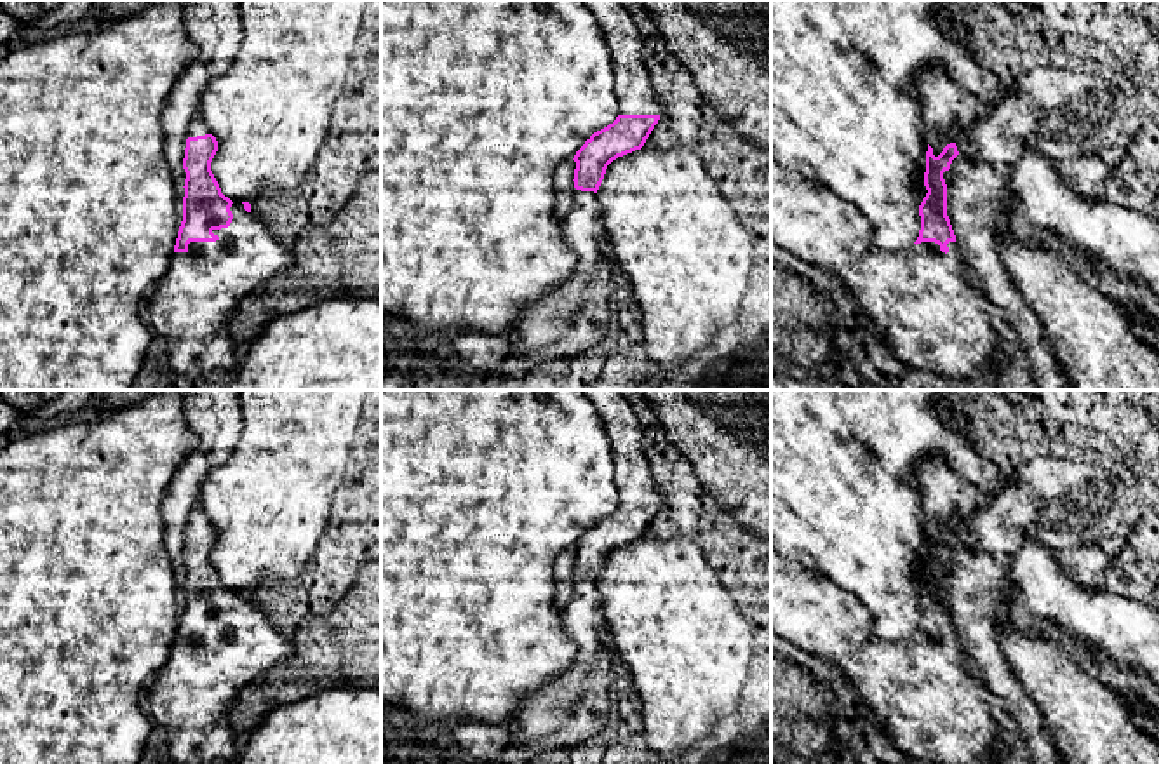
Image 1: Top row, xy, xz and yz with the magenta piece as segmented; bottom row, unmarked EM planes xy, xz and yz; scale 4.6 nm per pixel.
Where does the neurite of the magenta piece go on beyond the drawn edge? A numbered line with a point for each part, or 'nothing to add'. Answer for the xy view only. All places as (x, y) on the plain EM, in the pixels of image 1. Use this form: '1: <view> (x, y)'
1: xy (192, 700)

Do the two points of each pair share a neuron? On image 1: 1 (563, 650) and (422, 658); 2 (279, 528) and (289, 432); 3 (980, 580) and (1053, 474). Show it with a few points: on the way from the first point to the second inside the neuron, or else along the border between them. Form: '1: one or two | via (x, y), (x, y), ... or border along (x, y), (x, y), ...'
1: one | via (528, 650), (456, 650)
2: one | via (279, 503), (279, 481), (289, 456)
3: two | border along (959, 542), (973, 550), (993, 556)

